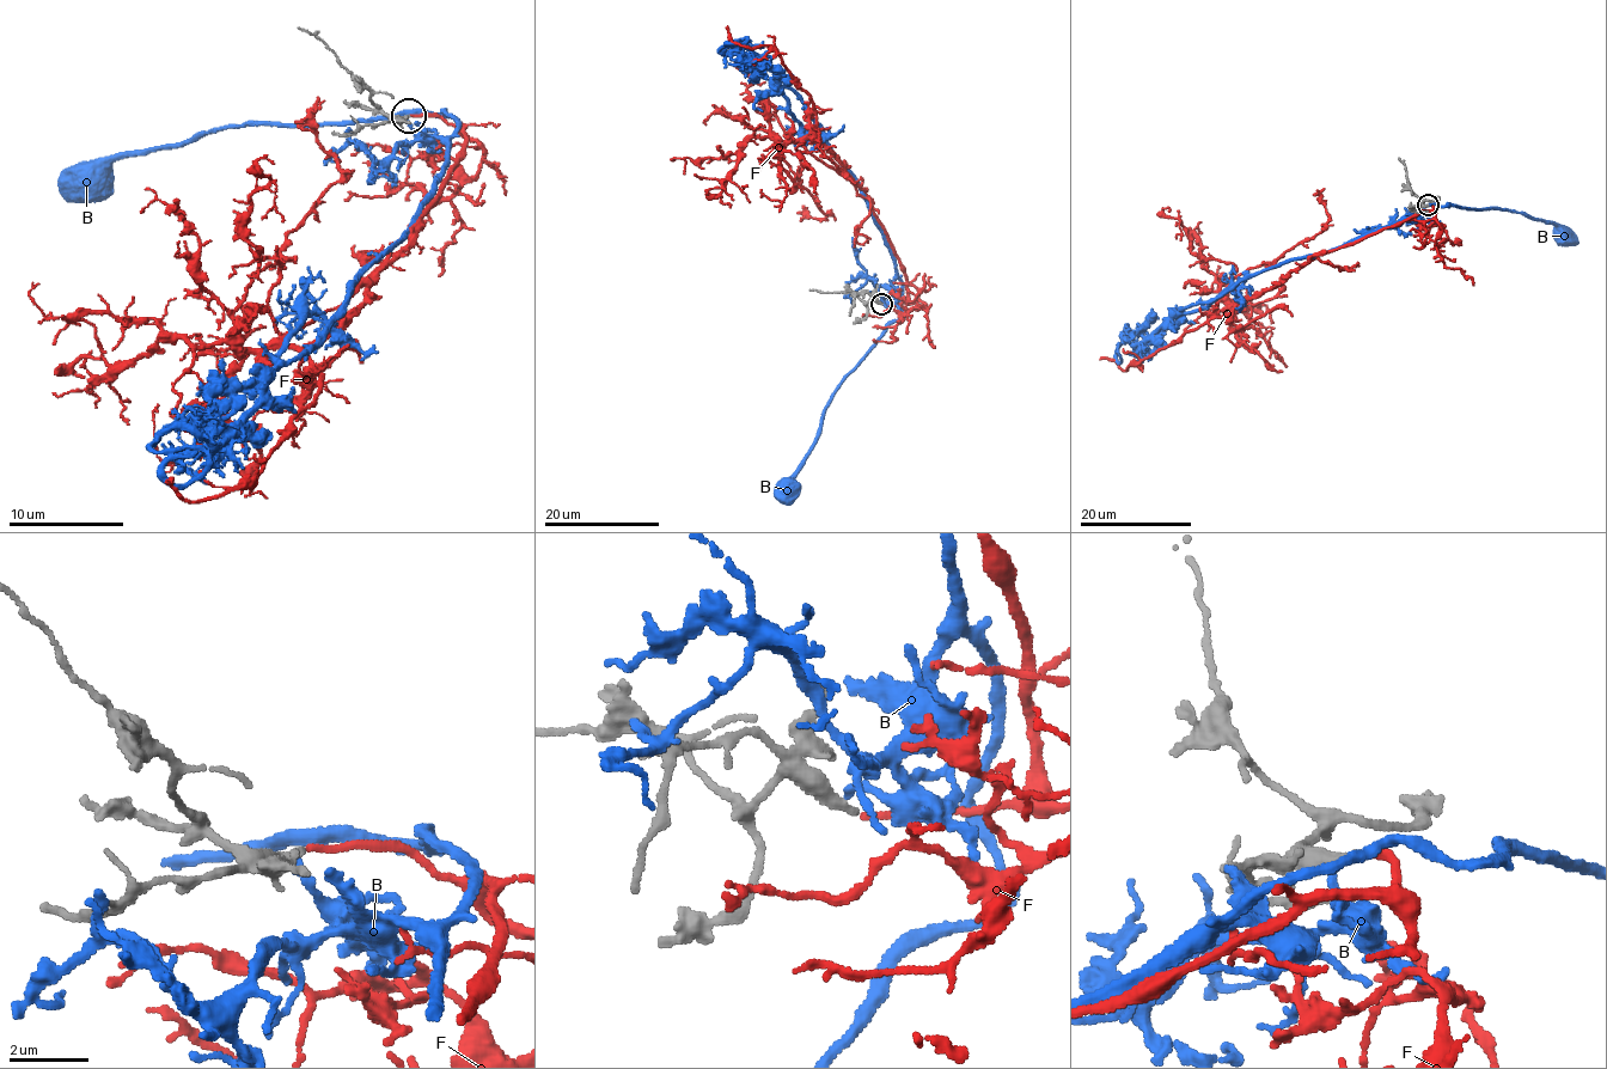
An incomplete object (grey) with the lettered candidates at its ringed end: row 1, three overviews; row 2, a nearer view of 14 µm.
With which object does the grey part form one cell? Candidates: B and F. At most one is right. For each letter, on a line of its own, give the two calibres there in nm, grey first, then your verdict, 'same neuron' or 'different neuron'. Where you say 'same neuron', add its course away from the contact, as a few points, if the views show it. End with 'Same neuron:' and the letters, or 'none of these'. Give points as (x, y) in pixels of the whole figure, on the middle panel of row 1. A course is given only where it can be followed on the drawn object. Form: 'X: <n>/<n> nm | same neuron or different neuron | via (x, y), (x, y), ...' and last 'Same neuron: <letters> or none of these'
B: 400/200 nm | different neuron
F: 240/170 nm | same neuron | via (883, 304), (903, 303), (908, 288), (871, 203), (832, 168), (767, 130), (829, 214), (813, 218), (807, 207)
Same neuron: F

